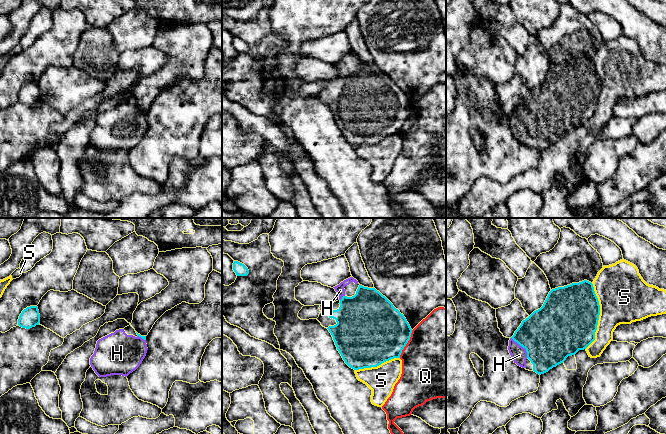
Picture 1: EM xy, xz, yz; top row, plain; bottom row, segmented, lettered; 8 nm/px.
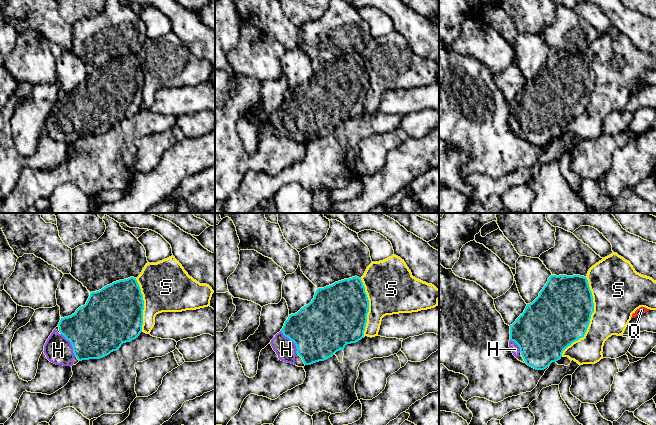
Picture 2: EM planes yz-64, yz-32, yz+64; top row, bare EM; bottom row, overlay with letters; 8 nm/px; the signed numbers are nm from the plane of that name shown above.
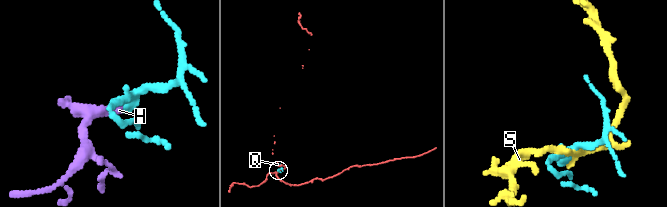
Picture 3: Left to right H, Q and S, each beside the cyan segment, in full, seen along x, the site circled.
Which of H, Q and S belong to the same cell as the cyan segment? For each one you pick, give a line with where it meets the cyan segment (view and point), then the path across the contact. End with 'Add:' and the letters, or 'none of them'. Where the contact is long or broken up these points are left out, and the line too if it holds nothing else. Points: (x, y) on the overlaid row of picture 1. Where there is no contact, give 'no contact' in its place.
H: contact yz (522, 346); way yz (550, 334), (522, 346), (519, 355)
Add: H

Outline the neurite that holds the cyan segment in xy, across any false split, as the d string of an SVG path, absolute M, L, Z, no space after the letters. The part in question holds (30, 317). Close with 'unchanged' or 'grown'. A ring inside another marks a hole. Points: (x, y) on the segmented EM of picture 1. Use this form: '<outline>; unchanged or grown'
M30 306L24 309L18 319L18 325L26 329L35 327L39 323L40 314L37 306Z; unchanged

